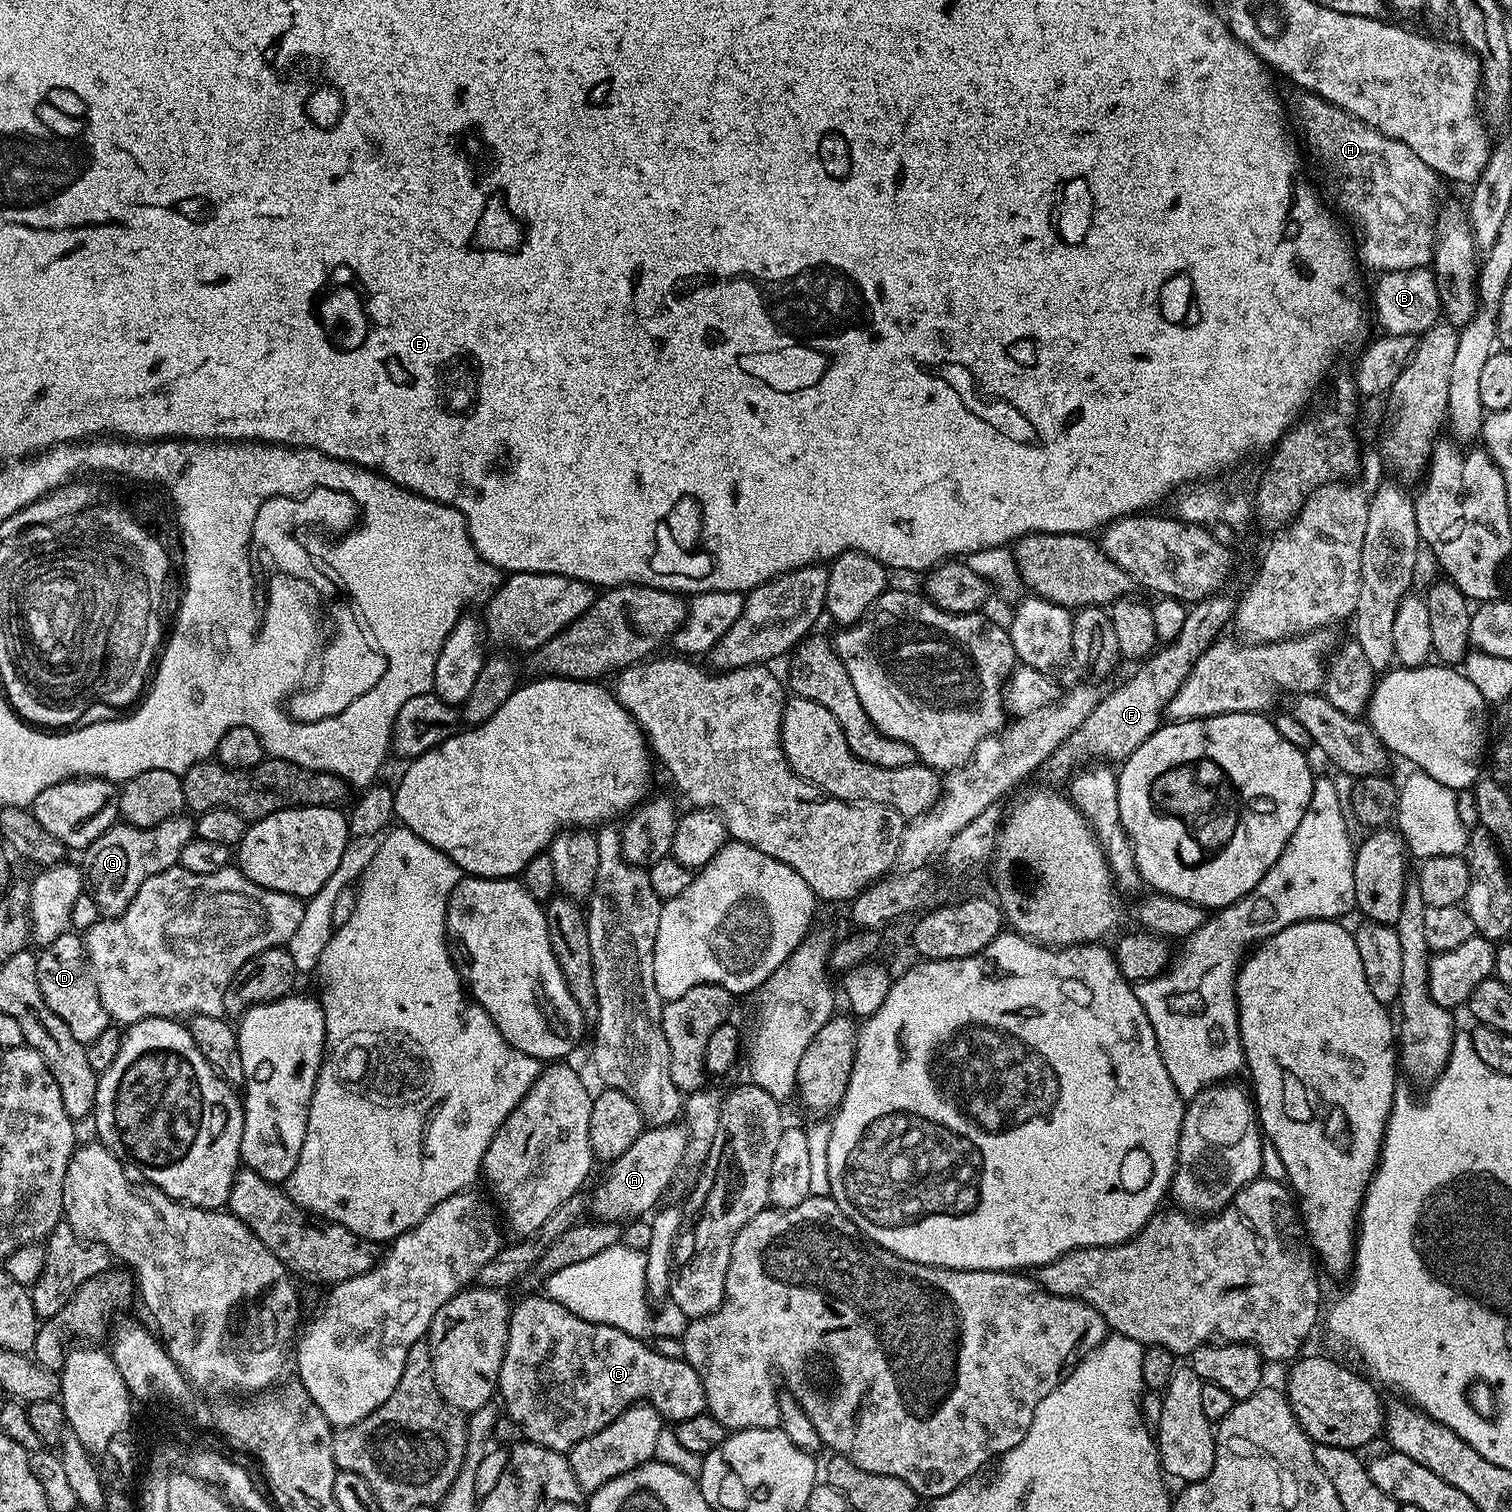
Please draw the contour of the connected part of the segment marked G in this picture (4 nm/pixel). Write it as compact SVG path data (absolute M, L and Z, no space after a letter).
M184 814L171 816L153 828L136 828L133 824L117 822L86 849L86 888L94 902L98 902L101 917L120 916L146 878L154 878L154 874L179 865L182 850L194 839L193 821L186 817Z

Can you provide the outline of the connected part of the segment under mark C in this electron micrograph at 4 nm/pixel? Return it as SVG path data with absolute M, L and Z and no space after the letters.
M547 1294L528 1296L525 1300L518 1301L517 1304L515 1301L514 1307L511 1309L508 1317L508 1337L506 1338L506 1348L504 1350L504 1357L502 1358L502 1366L500 1367L498 1396L504 1399L504 1408L508 1411L509 1418L520 1427L520 1432L524 1435L521 1437L527 1443L537 1444L538 1446L549 1448L561 1454L571 1452L574 1446L578 1446L578 1442L582 1442L586 1438L598 1434L598 1430L610 1426L610 1422L614 1422L614 1418L621 1416L633 1404L647 1402L660 1411L660 1415L665 1421L672 1420L671 1422L679 1422L686 1418L705 1415L708 1407L706 1390L702 1386L702 1378L698 1378L694 1366L690 1366L687 1360L679 1356L663 1356L662 1353L656 1351L655 1347L648 1345L647 1348L644 1344L647 1343L641 1337L626 1334L614 1326L595 1324L594 1322L586 1322L582 1318L578 1318L570 1310L566 1310L564 1306L550 1299Z

